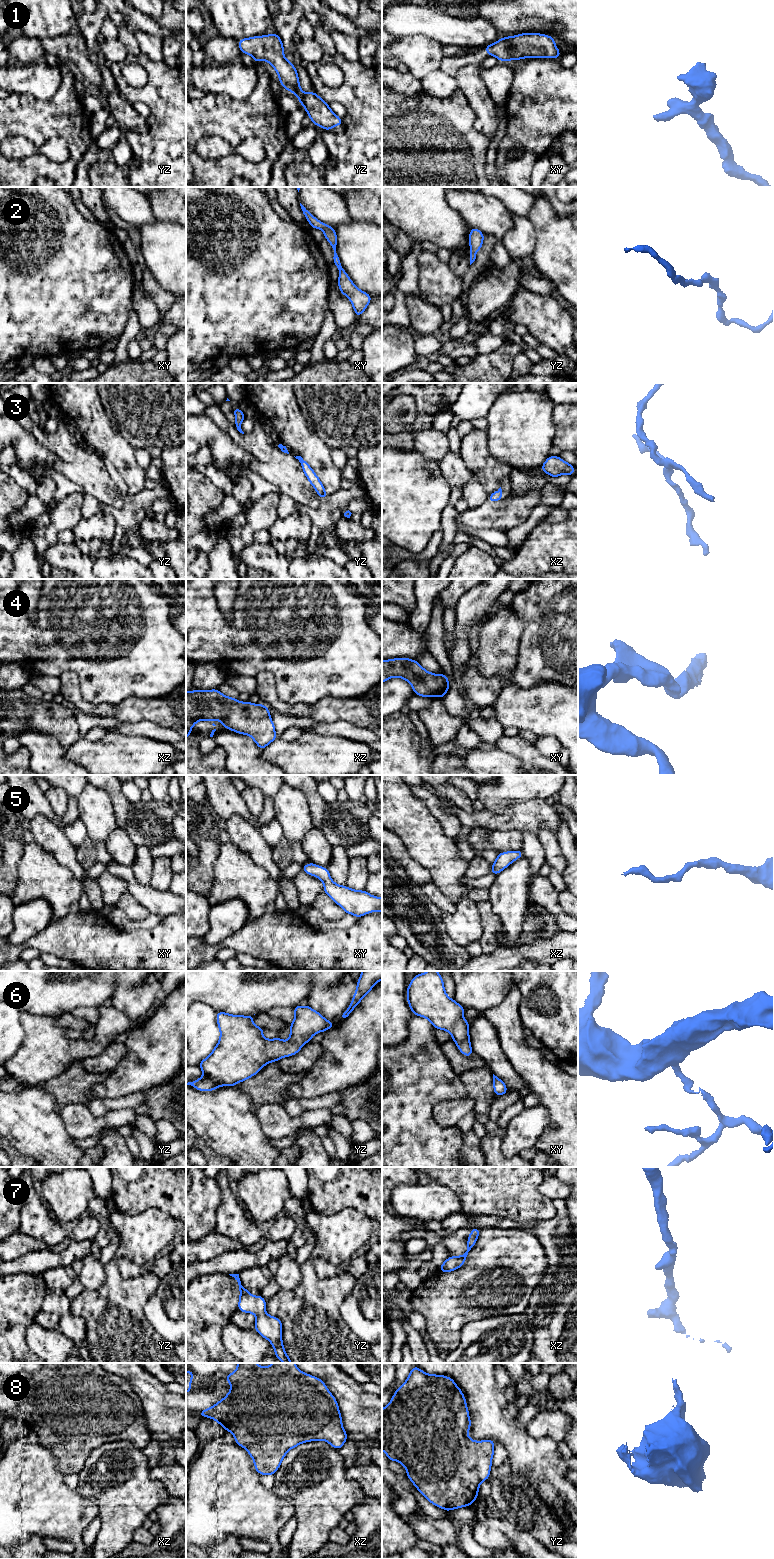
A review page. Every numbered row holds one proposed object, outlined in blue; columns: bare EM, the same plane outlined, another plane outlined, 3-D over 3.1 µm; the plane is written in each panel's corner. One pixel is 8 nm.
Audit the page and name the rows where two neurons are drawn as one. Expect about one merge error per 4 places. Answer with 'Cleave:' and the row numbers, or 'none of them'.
Cleave: none of them

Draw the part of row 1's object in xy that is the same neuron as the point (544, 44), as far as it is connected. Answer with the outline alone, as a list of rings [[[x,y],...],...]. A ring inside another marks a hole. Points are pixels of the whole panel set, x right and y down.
[[[521,33],[503,37],[484,50],[499,61],[521,60],[522,58],[559,59],[560,51],[552,36],[540,33]]]

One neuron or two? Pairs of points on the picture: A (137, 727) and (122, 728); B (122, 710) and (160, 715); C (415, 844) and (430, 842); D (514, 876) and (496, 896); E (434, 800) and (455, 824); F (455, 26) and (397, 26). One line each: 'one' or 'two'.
A: one
B: one
C: one
D: one
E: one
F: one

